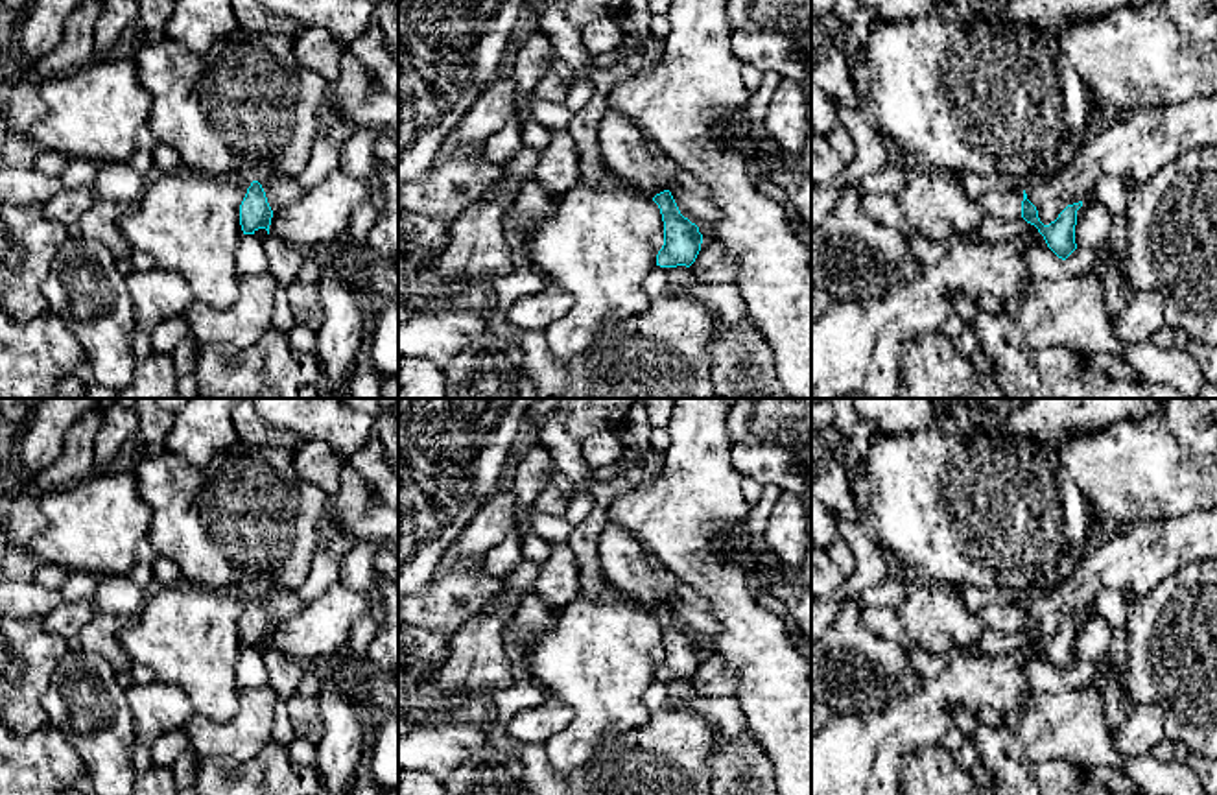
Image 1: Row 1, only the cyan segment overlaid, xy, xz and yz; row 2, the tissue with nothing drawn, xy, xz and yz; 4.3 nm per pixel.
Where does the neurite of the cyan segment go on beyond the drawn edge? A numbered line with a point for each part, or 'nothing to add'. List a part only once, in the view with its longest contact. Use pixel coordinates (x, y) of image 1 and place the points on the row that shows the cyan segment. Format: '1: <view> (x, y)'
1: yz (1007, 205)

